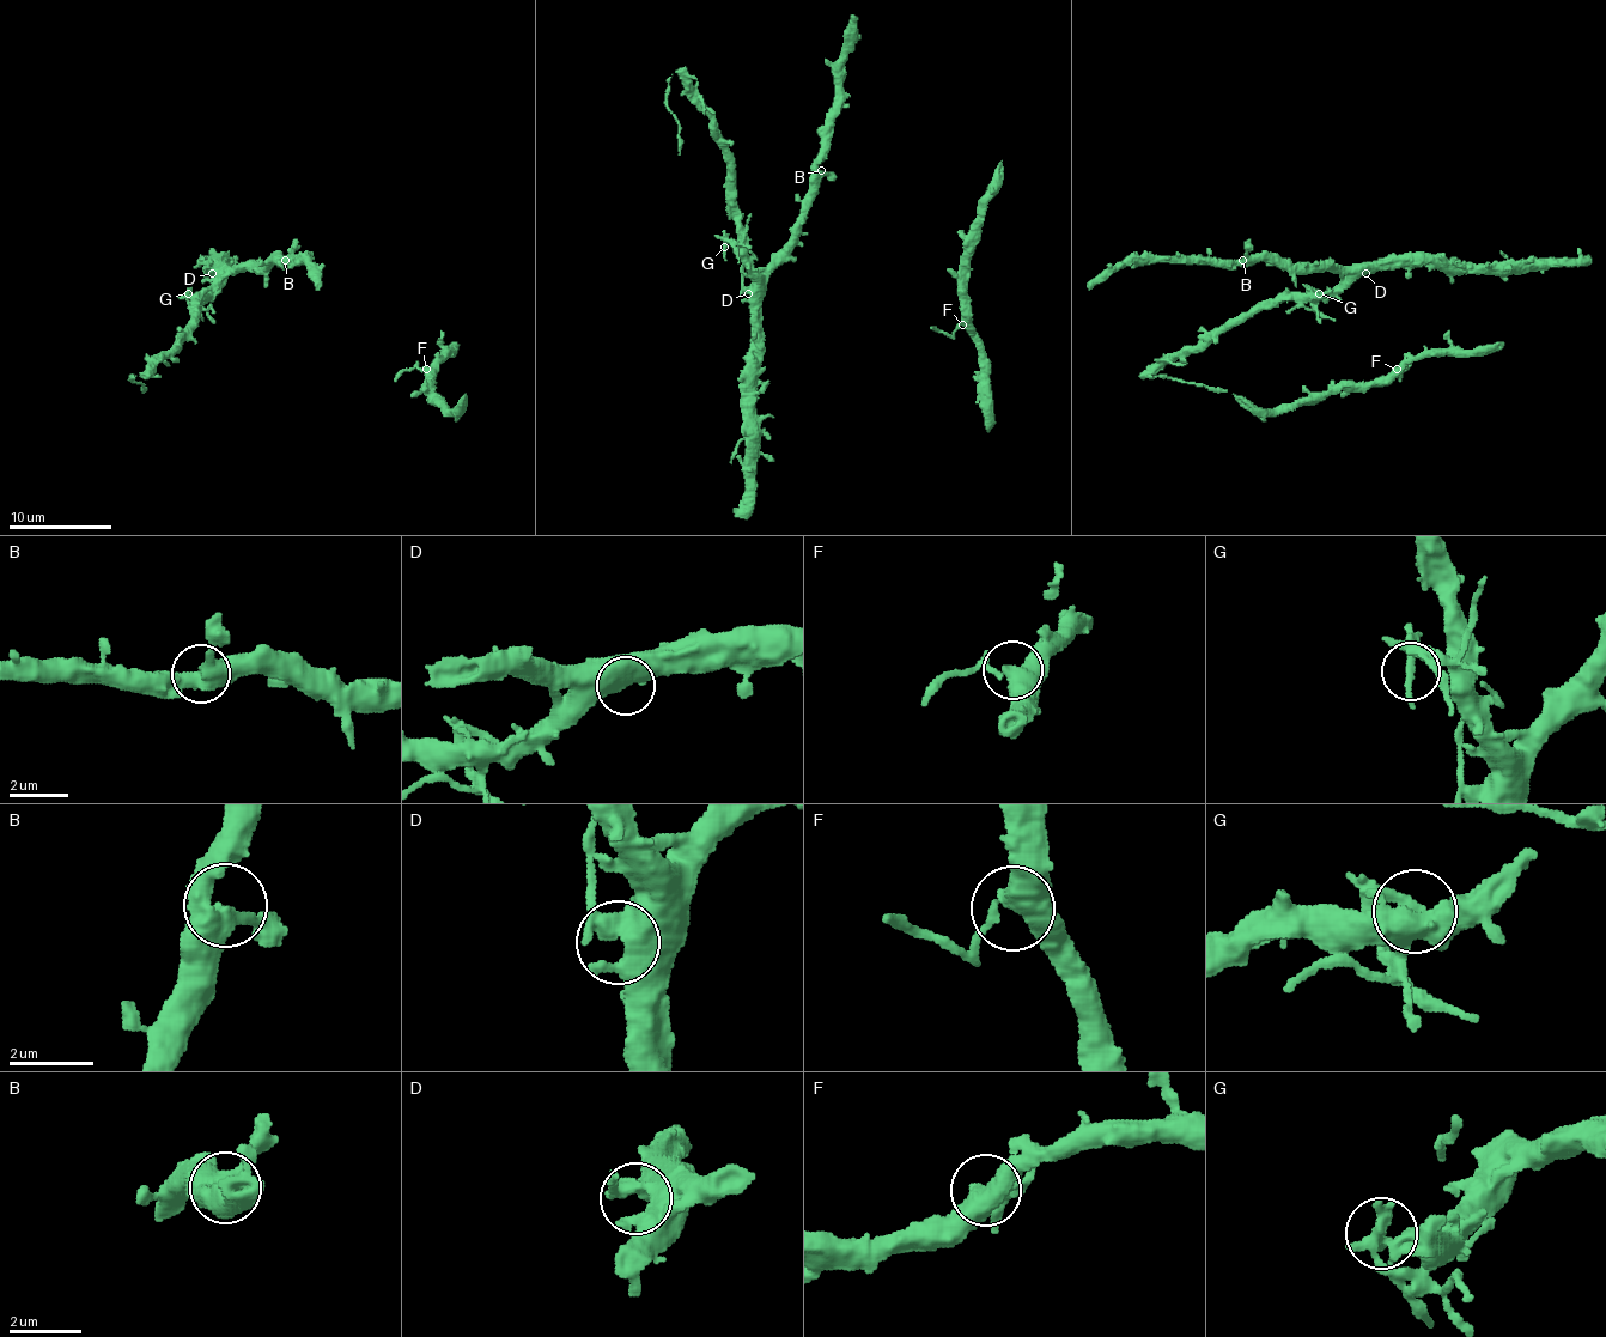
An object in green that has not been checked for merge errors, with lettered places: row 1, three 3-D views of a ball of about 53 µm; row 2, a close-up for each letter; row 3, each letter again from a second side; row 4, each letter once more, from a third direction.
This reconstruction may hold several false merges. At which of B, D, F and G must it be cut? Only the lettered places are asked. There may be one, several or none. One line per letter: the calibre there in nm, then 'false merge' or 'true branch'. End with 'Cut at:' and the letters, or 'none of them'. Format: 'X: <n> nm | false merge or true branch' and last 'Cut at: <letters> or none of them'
B: 400 nm | true branch
D: 460 nm | true branch
F: 400 nm | true branch
G: 190 nm | true branch
Cut at: none of them

